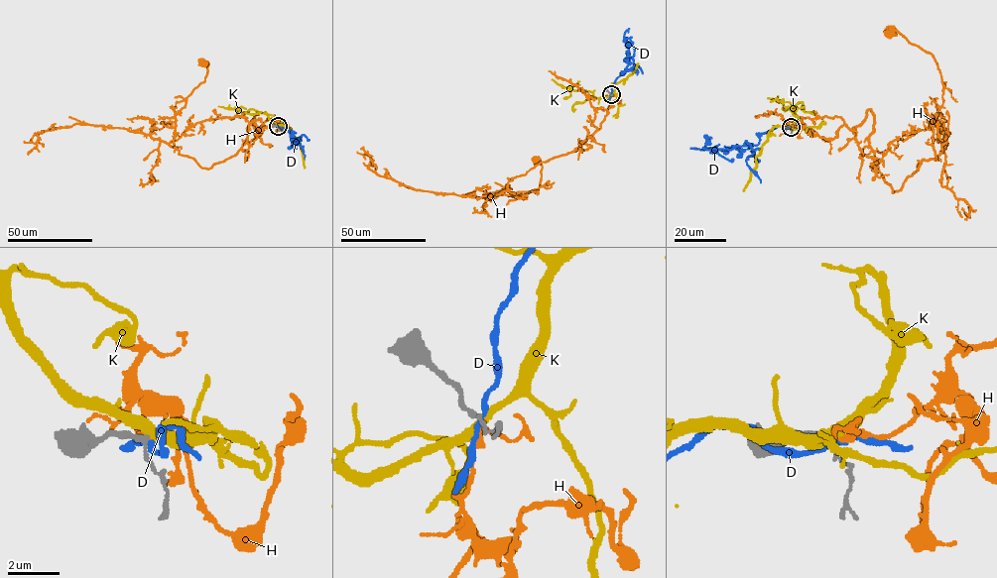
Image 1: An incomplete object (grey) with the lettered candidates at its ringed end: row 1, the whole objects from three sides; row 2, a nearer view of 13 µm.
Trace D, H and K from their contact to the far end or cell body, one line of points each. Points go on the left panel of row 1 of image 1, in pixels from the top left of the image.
D: (278, 126), (290, 132), (295, 142), (301, 140), (295, 140)
H: (278, 126), (255, 127), (255, 114), (239, 150), (208, 169), (180, 155), (176, 115), (204, 80), (202, 62)
K: (278, 125), (264, 113), (251, 114), (218, 106)

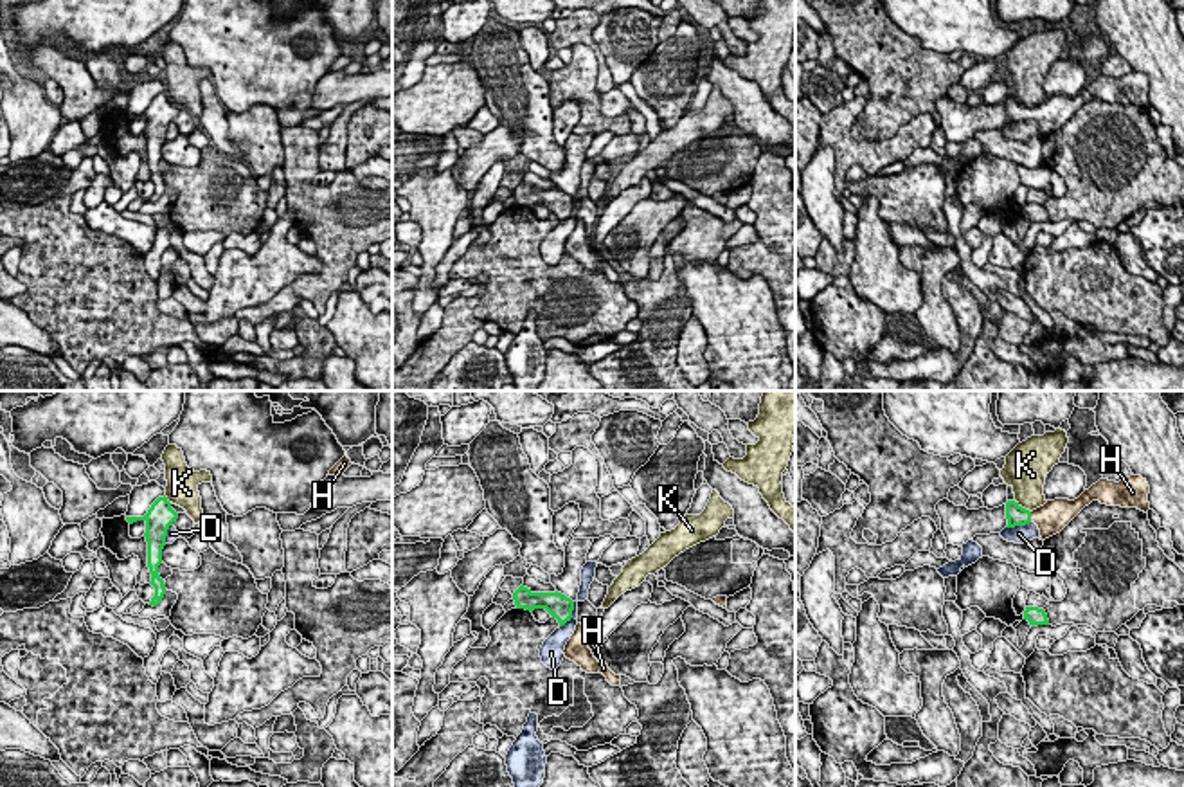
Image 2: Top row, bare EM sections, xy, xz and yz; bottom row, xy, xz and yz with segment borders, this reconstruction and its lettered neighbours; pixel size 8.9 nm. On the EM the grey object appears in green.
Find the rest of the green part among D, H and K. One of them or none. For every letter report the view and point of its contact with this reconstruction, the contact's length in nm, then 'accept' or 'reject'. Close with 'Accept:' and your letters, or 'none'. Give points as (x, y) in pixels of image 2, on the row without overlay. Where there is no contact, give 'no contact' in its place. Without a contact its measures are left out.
D: contact xz (571, 211); length 280 nm; reject
H: contact yz (1030, 114); length 100 nm; accept
K: contact yz (1024, 105); length 160 nm; reject
Accept: H

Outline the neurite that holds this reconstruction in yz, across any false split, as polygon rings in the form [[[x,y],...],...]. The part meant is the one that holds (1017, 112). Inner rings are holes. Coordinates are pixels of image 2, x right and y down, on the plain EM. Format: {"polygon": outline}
{"polygon": [[[1130,72],[1119,79],[1099,76],[1078,95],[1054,95],[1044,103],[1029,108],[1015,97],[1006,99],[1006,124],[1026,122],[1035,119],[1040,126],[1042,137],[1060,130],[1085,103],[1092,97],[1099,97],[1107,103],[1137,104],[1141,108],[1150,106],[1148,99],[1150,83],[1141,72]]]}

